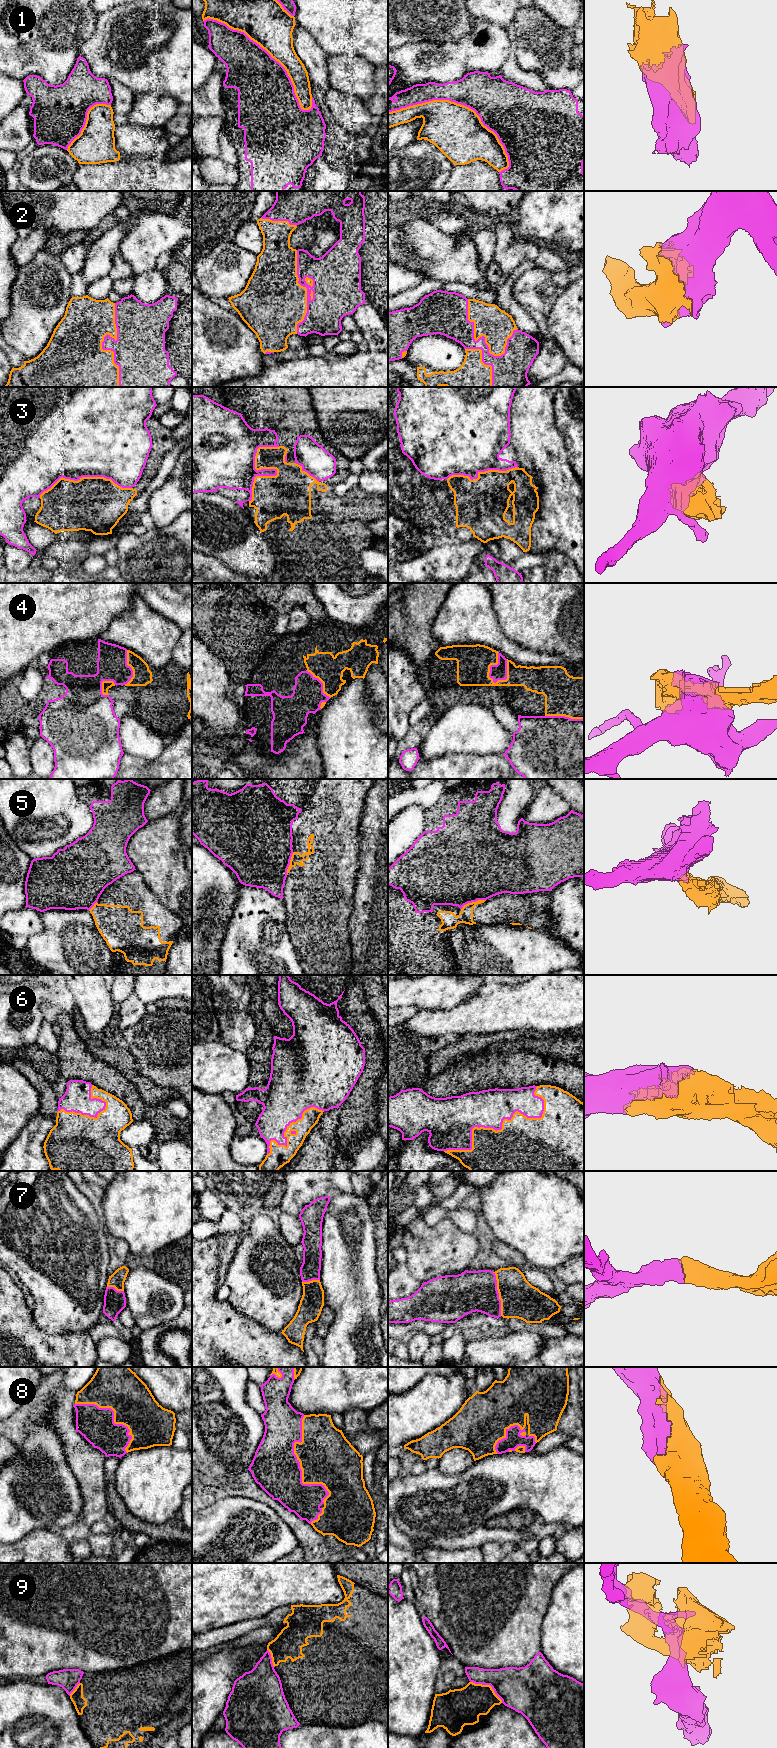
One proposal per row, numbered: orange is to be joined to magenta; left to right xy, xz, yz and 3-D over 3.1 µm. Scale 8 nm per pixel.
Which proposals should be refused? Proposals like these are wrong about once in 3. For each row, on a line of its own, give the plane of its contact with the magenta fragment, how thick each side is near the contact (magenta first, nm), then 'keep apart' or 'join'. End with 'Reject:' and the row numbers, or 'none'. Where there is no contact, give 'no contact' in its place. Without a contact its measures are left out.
1: meets magenta in yz; 340 nm thick on the magenta side, 420 nm on the other; keep apart
2: meets magenta in yz; 300 nm thick on the magenta side, 260 nm on the other; join
3: meets magenta in xz; 260 nm thick on the magenta side, 360 nm on the other; keep apart
4: meets magenta in yz; 130 nm thick on the magenta side, 280 nm on the other; keep apart
5: meets magenta in yz; 500 nm thick on the magenta side, 130 nm on the other; keep apart
6: meets magenta in yz; 300 nm thick on the magenta side, 480 nm on the other; join
7: meets magenta in yz; 320 nm thick on the magenta side, 300 nm on the other; join
8: meets magenta in xz; 380 nm thick on the magenta side, 440 nm on the other; join
9: meets magenta in yz; 340 nm thick on the magenta side, 280 nm on the other; keep apart
Reject: 1, 3, 4, 5, 9

